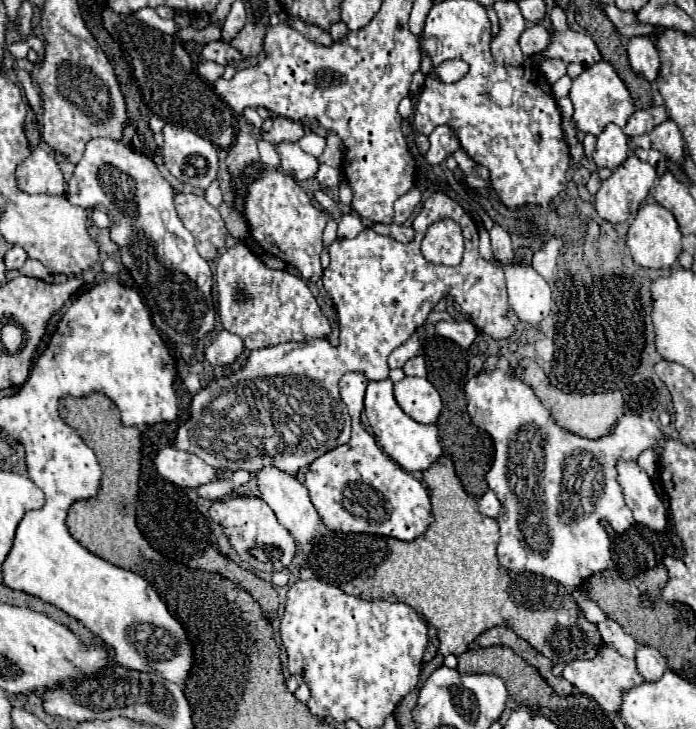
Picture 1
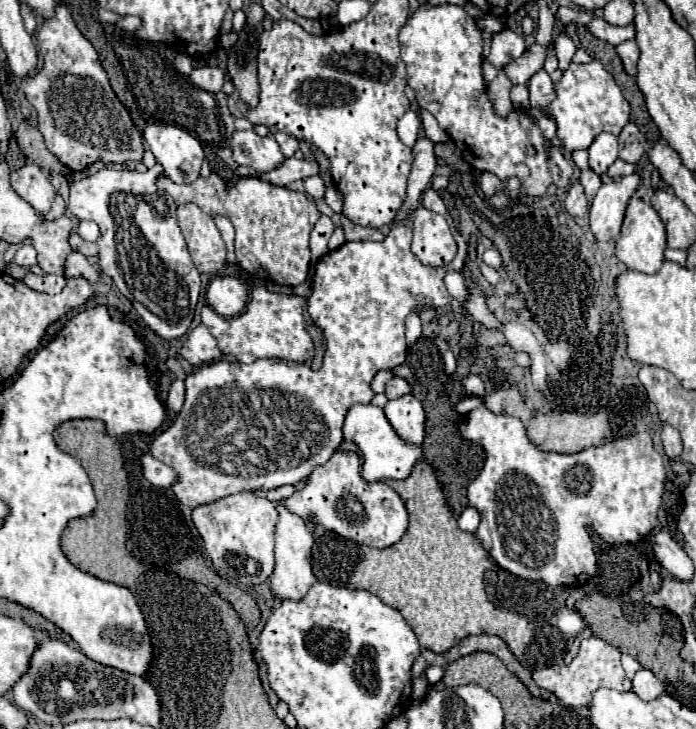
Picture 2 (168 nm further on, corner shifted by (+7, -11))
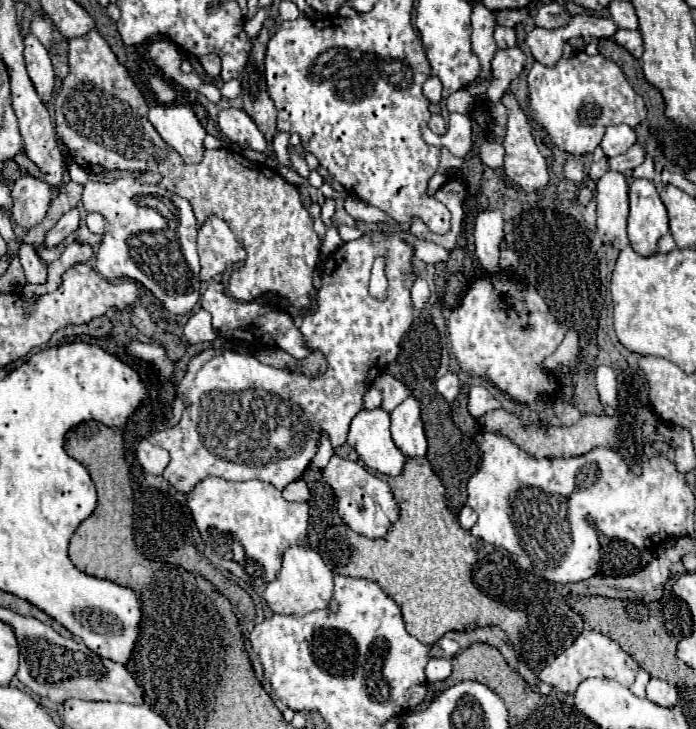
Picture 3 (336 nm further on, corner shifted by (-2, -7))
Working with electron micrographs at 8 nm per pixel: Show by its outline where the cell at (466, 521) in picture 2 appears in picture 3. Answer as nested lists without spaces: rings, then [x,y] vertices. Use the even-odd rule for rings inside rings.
[[[468,505],[458,513],[458,523],[460,523],[462,529],[472,529],[476,519],[478,519],[478,515],[474,515],[474,509],[468,507]]]

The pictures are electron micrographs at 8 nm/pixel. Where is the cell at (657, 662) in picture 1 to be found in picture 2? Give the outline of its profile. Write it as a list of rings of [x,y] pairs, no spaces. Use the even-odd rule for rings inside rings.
[[[639,669],[633,677],[633,691],[643,699],[655,699],[657,695],[663,693],[663,683],[649,671],[649,669]]]

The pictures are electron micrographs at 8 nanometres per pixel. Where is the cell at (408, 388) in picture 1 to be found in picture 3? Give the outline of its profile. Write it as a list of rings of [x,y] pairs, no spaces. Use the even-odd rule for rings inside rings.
[[[412,395],[390,413],[390,423],[392,441],[406,457],[426,455],[426,435],[420,419],[420,405]]]

